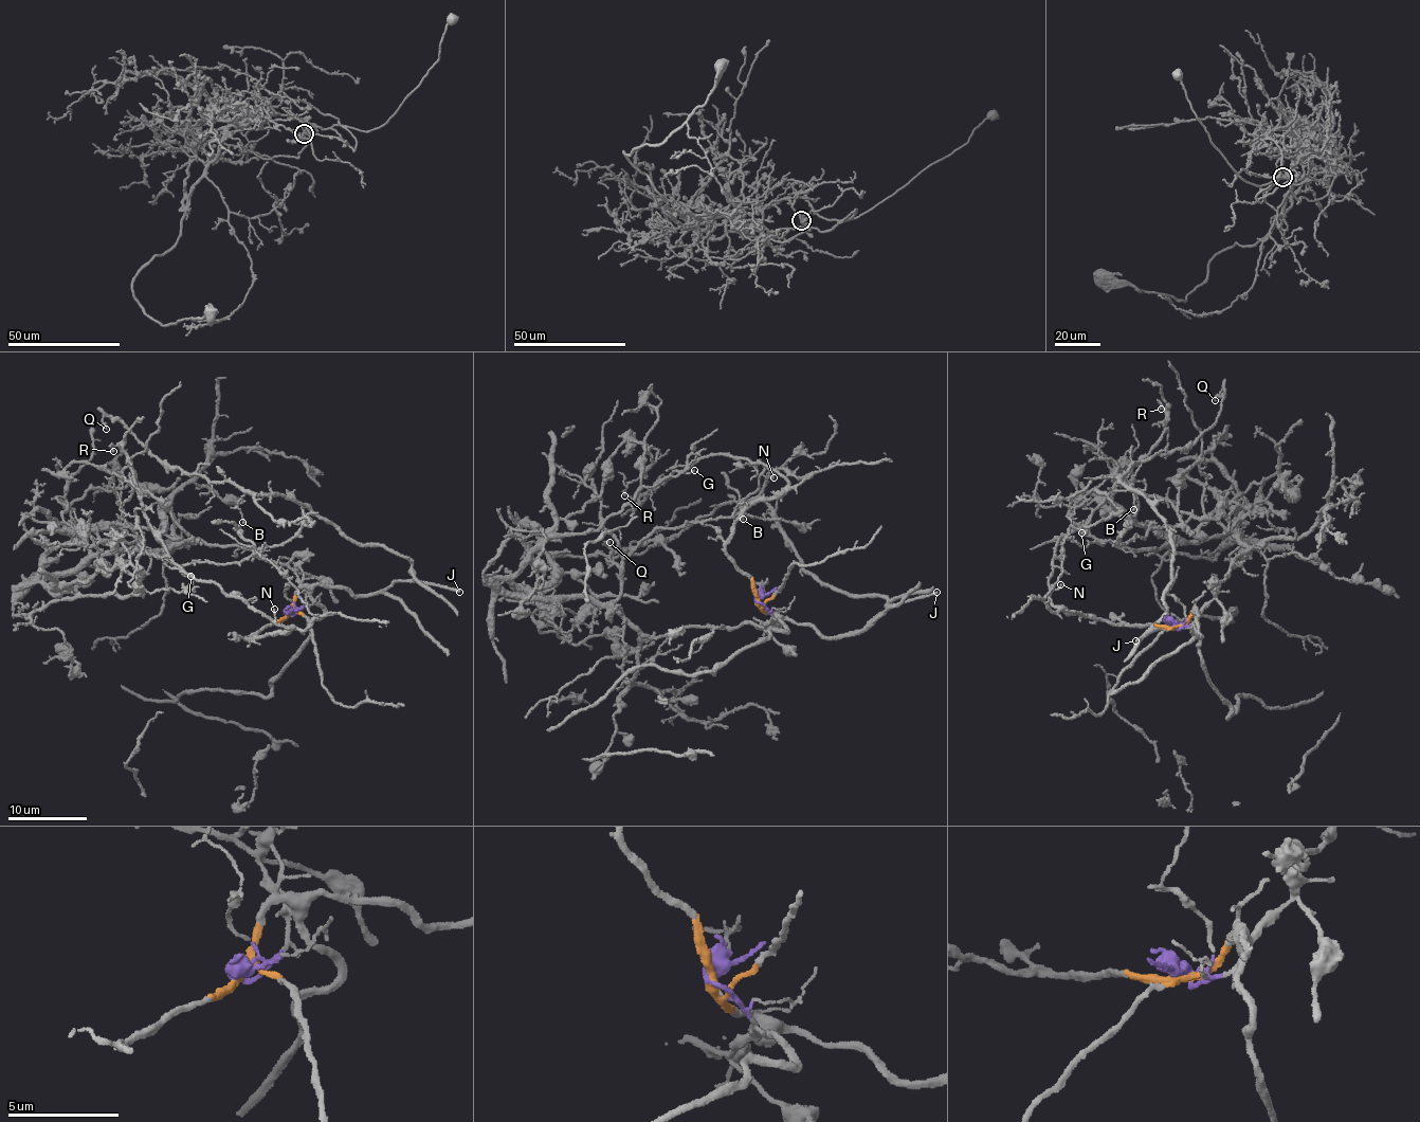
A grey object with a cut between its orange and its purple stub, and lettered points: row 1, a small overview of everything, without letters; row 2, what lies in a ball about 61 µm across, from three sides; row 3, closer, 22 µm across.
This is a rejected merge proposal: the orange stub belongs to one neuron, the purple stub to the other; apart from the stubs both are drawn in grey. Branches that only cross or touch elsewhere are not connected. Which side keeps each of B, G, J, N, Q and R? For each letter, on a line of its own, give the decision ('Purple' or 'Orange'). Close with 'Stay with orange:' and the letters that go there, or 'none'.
B: Orange
G: Orange
J: Orange
N: Orange
Q: Orange
R: Orange
Stay with orange: B, G, J, N, Q, R

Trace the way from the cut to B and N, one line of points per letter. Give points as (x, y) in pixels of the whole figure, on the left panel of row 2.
B: (288, 613), (304, 585), (377, 595), (418, 581), (404, 558), (353, 543), (286, 495), (248, 493), (243, 522)
N: (288, 613), (247, 640), (291, 628), (276, 621), (274, 610)

